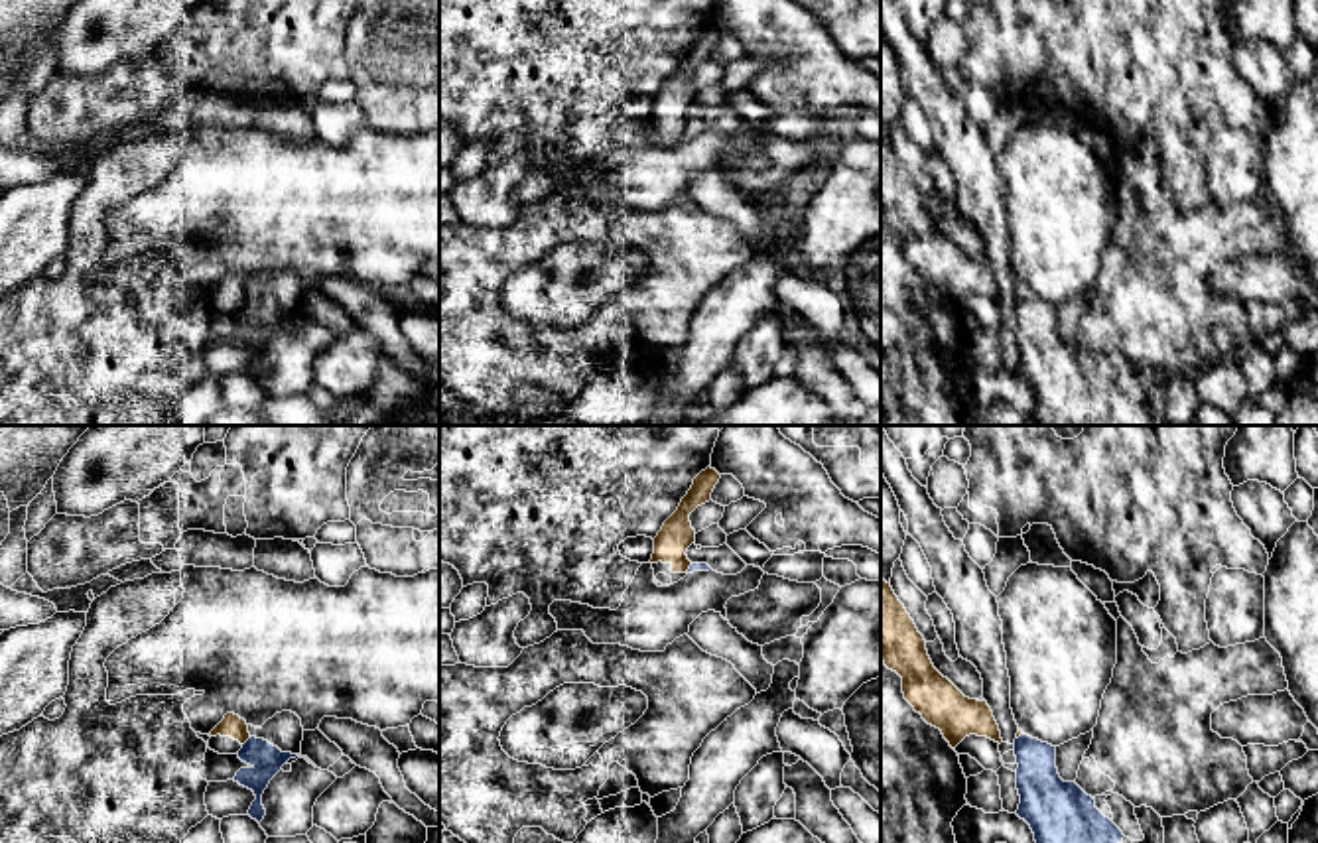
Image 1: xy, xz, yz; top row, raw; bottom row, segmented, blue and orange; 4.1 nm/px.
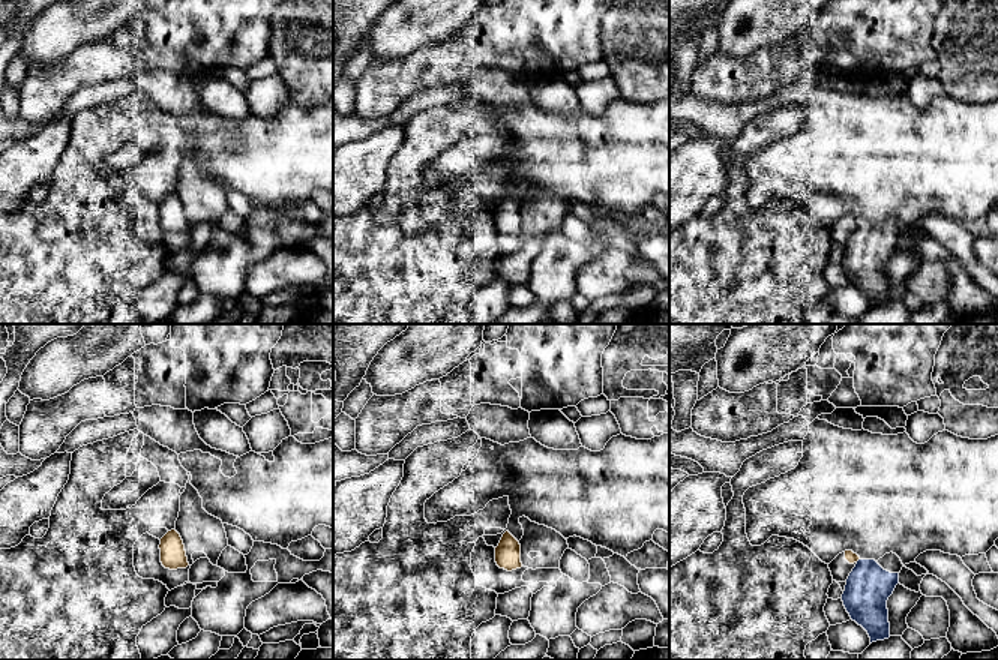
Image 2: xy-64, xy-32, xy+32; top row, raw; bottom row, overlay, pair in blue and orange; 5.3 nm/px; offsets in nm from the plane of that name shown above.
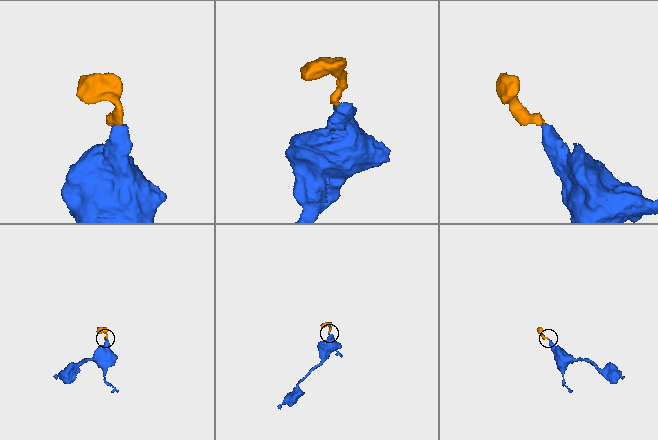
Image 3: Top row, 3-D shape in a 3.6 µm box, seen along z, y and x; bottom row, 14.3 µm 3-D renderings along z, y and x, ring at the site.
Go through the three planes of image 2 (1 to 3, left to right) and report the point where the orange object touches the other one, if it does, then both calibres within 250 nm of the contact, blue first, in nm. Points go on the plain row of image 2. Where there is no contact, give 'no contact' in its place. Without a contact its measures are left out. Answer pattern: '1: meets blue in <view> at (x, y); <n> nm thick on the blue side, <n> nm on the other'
1: no contact
2: no contact
3: no contact

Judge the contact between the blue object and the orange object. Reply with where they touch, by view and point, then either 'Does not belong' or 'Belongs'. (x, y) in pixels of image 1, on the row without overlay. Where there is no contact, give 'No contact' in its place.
Touches blue at xy (247, 300). Does not belong

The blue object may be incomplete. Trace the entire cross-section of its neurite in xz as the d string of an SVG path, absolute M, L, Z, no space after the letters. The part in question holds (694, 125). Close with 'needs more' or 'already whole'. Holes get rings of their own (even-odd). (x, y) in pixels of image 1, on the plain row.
M692 102L686 114L692 120L688 132L713 128L723 134L737 134L747 126L747 122L727 102L701 108Z | needs more

